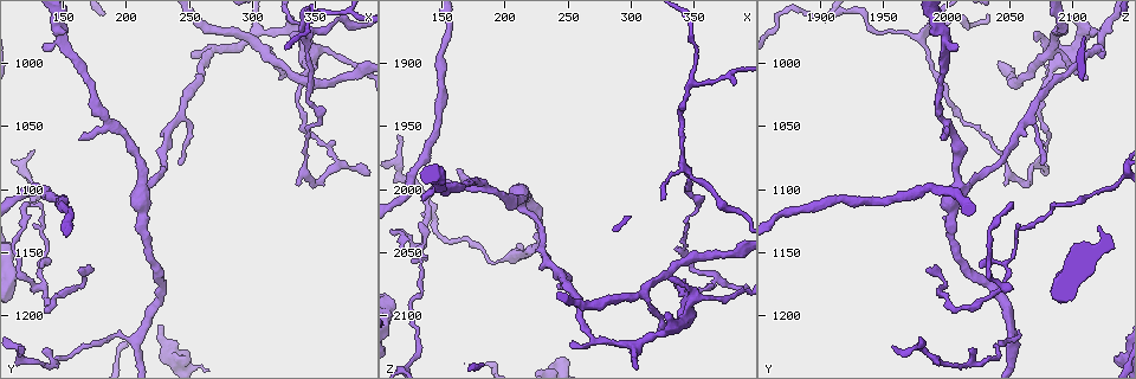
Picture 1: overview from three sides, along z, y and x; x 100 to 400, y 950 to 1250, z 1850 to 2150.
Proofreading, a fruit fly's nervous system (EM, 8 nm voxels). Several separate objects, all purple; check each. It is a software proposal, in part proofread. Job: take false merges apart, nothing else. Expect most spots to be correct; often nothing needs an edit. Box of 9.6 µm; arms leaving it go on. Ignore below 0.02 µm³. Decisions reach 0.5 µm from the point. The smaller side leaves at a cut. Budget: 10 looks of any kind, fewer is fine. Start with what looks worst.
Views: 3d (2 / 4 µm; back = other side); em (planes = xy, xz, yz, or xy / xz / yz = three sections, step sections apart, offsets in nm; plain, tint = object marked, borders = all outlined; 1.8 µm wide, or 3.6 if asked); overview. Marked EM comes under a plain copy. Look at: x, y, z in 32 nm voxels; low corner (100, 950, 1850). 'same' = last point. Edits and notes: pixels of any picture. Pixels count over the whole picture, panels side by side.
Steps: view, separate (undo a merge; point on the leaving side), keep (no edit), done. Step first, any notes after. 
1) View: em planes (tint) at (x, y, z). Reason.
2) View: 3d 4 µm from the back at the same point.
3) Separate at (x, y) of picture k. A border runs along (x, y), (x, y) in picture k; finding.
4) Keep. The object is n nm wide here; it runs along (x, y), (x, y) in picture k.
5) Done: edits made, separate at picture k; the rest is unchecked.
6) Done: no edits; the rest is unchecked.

View: 3d 2 µm at (130, 1176, 2046). Sudden change in width.

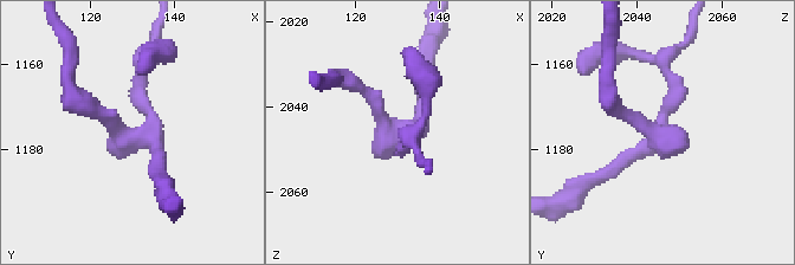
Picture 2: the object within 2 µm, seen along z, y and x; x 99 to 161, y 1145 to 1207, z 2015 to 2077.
View: em yz step 8 (tint) at (130, 1176, 2047). Shape alone is not enough.

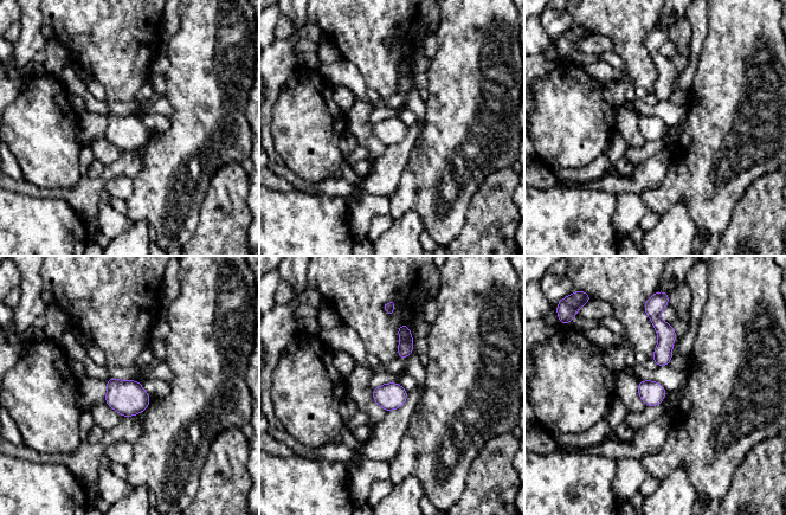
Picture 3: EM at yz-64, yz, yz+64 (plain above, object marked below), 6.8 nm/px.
Keep. The object is 170 nm wide here; continuous, no second cell.

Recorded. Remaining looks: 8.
View: em planes (tint) at (344, 982, 1984). Four or more arms meet.

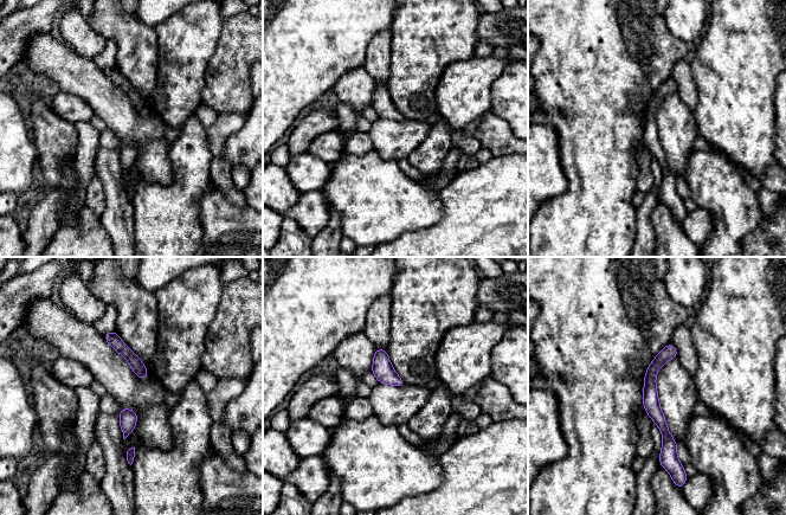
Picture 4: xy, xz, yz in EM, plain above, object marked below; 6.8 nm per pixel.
Keep. It runs along (669, 347), (650, 374), (650, 403), (674, 459) in picture 4; one cell here.

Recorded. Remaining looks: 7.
View: em yz step 8 (borders) at (366, 1080, 2070). Abrupt turn.

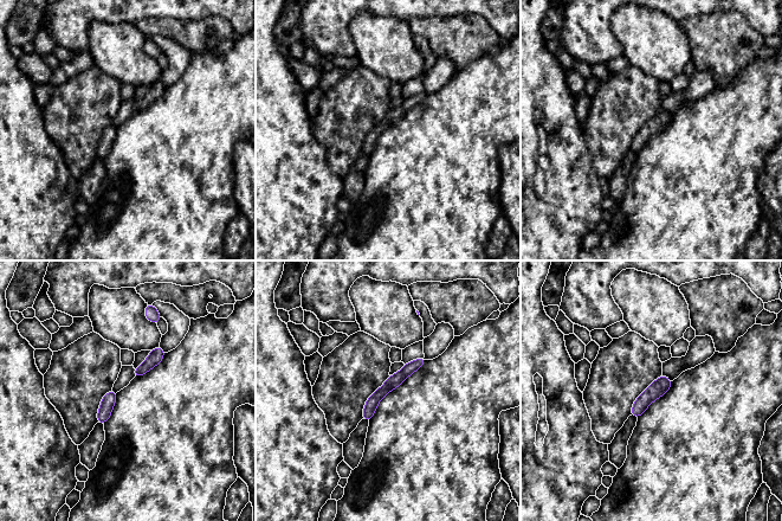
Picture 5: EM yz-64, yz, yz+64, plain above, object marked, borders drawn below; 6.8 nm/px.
View: em planes (borders) at the same point. Another direction.

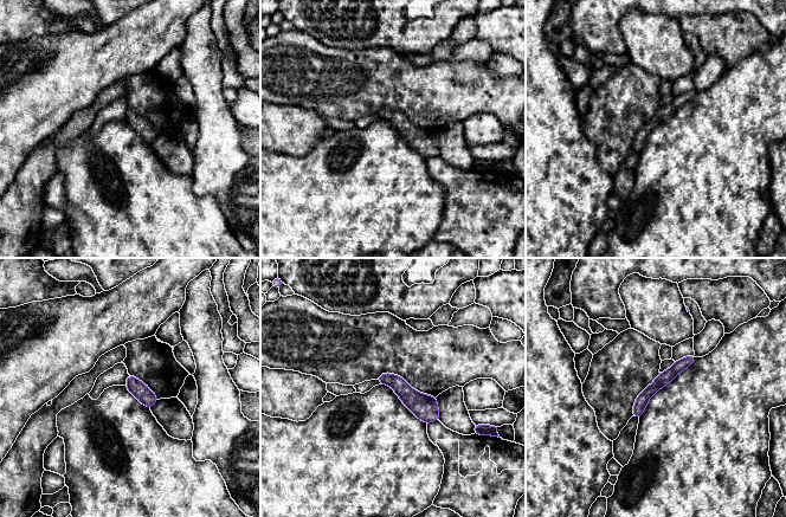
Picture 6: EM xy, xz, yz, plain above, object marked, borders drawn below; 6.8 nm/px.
Keep. It runs along (693, 357), (657, 383), (635, 412) in picture 6; continuous, no second cell.

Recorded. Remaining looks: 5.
View: em planes (tint) at (214, 1100, 2010). Three arms meet.

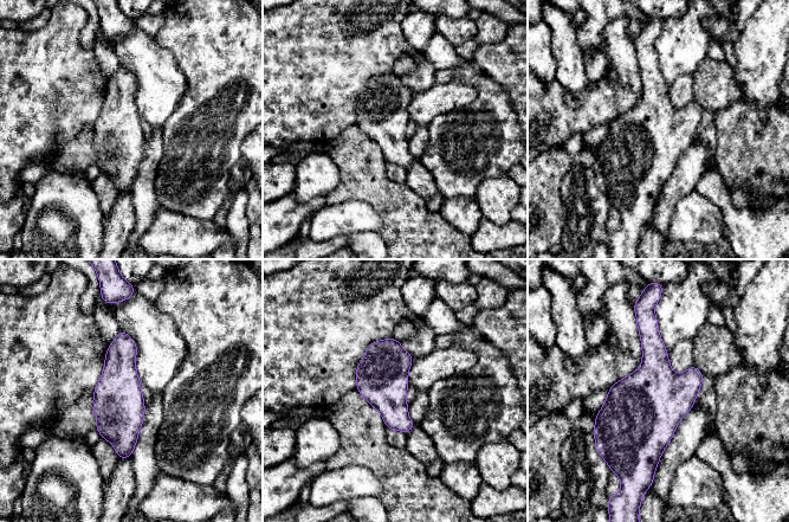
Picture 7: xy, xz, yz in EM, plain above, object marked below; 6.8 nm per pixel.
Keep. All the same cell.

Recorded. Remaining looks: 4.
Done: no edits; the rest is unchecked.

